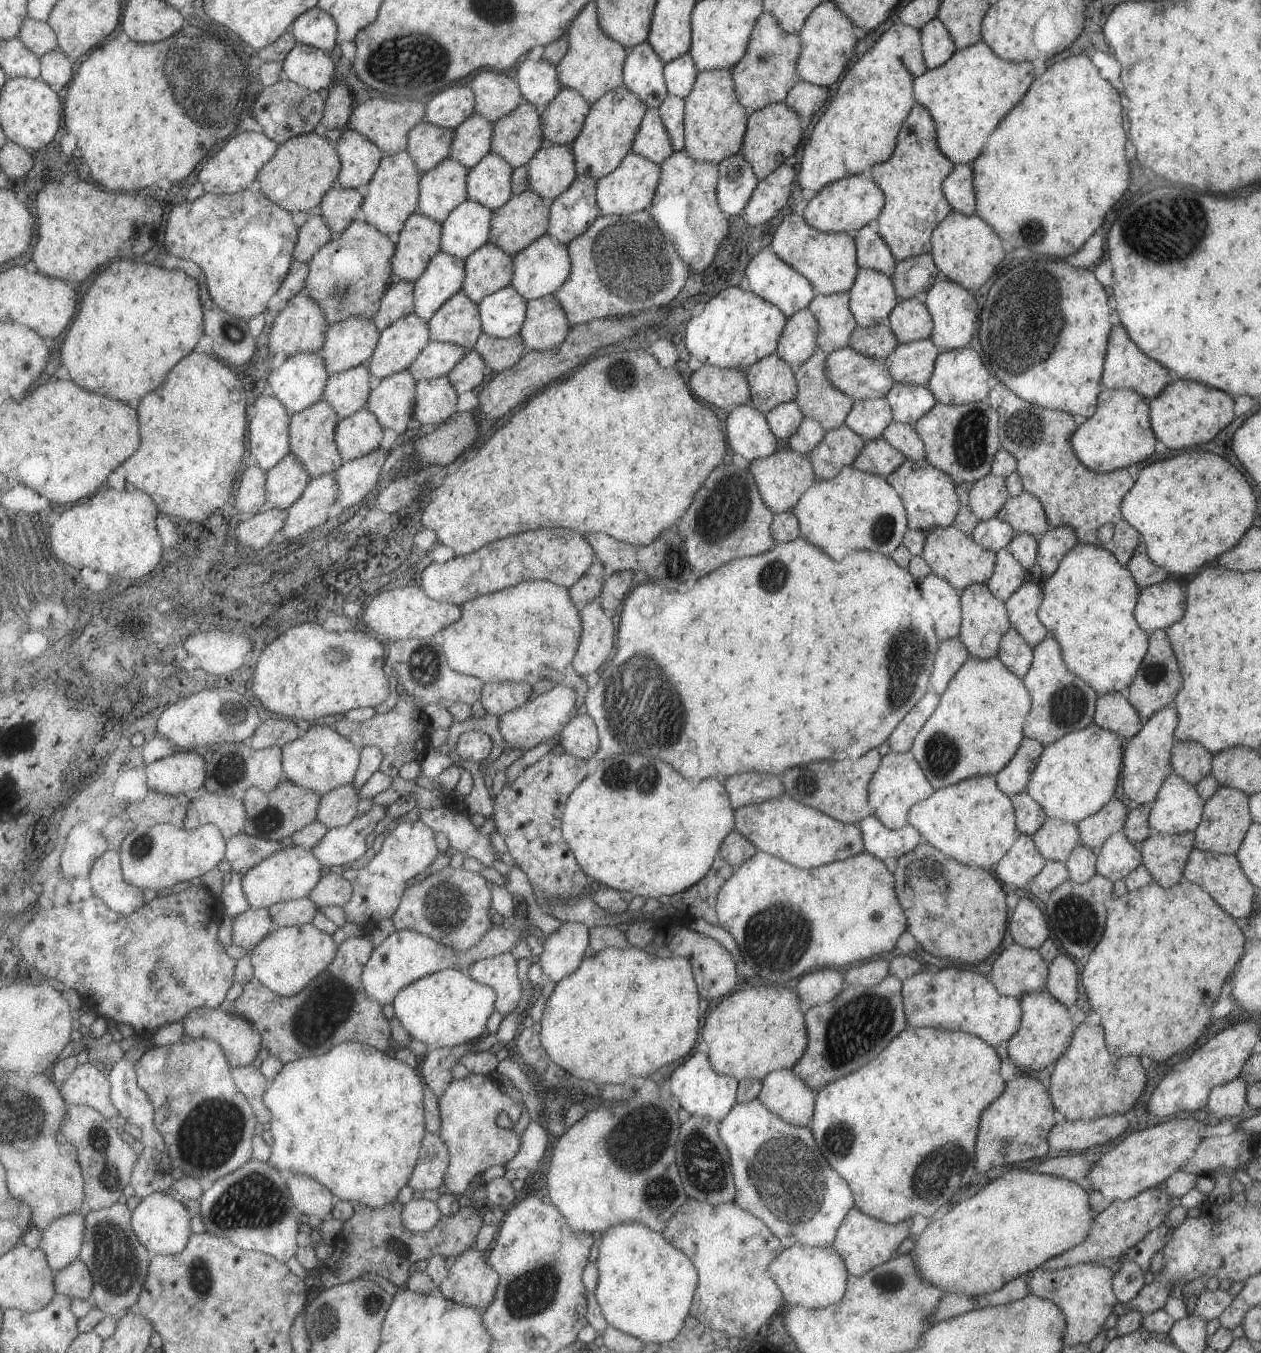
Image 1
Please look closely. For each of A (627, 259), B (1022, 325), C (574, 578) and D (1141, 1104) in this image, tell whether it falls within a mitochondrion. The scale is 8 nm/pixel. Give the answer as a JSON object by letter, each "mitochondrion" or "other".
{"A":"mitochondrion","B":"mitochondrion","C":"other","D":"other"}

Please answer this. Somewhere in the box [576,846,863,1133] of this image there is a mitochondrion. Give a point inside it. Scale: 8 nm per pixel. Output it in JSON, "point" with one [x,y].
{"point":[777,940]}

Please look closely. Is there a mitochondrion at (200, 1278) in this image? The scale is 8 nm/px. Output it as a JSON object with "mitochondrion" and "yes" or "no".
{"mitochondrion":"yes"}

